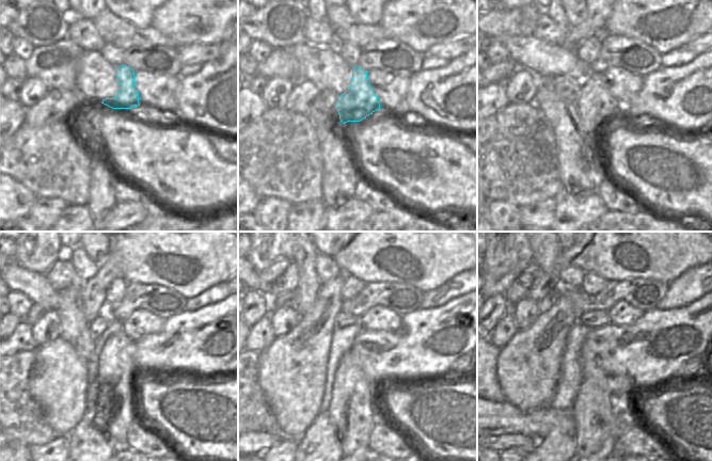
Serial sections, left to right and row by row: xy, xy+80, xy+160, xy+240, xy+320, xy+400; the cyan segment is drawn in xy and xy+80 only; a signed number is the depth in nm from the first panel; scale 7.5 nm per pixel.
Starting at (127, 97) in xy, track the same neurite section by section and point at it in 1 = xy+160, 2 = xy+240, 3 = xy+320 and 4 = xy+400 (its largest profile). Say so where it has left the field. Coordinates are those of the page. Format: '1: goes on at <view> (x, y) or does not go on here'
1: goes on at xy+160 (596, 107)
2: goes on at xy+240 (114, 412)
3: goes on at xy+320 (350, 411)
4: goes on at xy+400 (592, 412)

